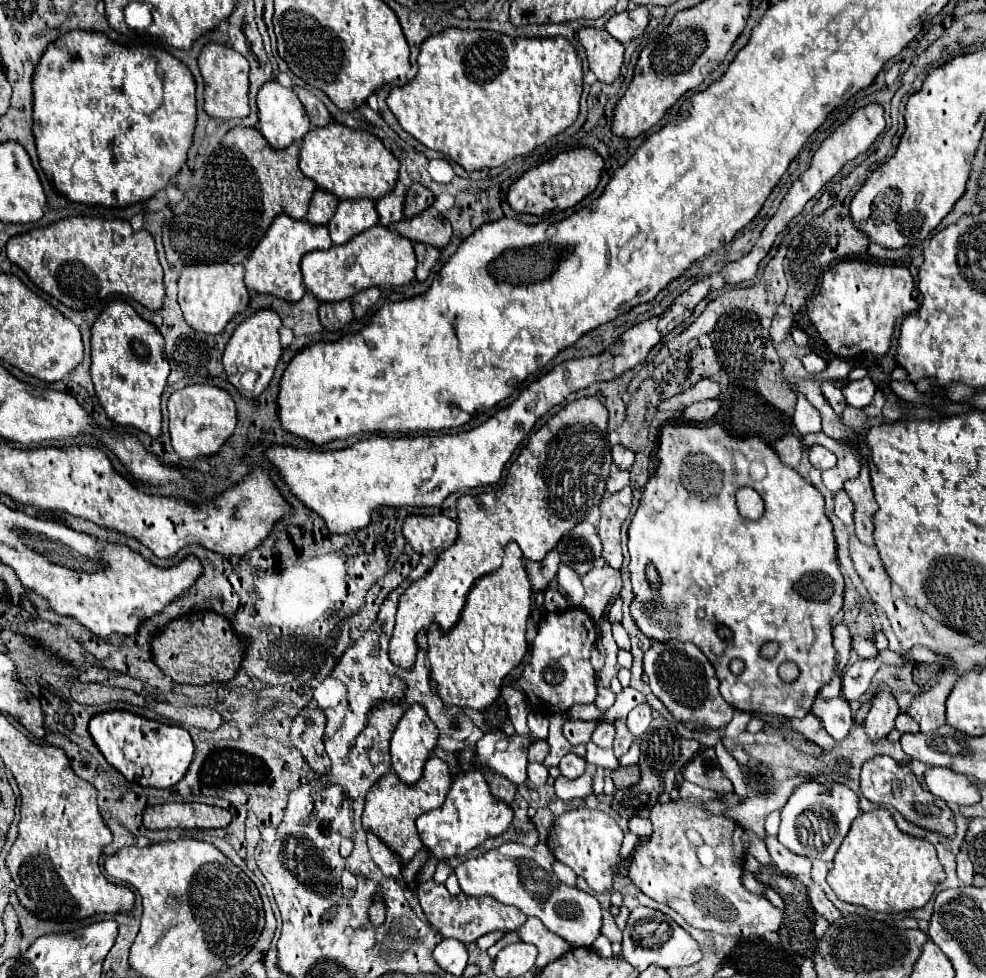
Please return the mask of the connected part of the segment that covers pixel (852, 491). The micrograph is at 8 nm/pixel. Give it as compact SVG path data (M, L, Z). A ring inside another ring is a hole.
M864 457L864 469L860 471L858 479L846 481L844 483L844 491L848 493L848 497L854 503L854 525L856 525L856 537L868 545L874 547L874 523L872 517L878 511L874 493L872 493L872 485L870 485L870 473L868 473L868 463Z

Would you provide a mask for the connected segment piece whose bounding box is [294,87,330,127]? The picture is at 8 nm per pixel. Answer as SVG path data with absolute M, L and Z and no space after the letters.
M294 87L294 91L296 91L298 99L302 101L302 105L304 105L306 113L308 113L312 125L324 127L324 125L330 123L330 115L328 115L328 111L326 111L326 107L322 105L320 99L316 99L310 91L306 91L306 89L302 89L302 87Z

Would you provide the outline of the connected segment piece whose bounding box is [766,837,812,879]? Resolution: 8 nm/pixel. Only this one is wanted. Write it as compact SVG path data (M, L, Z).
M768 837L766 839L766 847L768 847L768 853L774 861L774 865L784 873L784 875L790 875L790 877L806 877L810 875L812 871L812 861L808 857L800 857L800 855L794 855L792 851L784 849L784 845L780 845L776 841L776 837Z

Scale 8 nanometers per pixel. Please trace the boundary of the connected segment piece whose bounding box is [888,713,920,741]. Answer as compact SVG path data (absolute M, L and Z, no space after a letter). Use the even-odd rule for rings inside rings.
M900 713L900 715L896 717L896 727L890 731L888 739L890 739L890 741L898 741L904 733L918 733L918 731L920 731L920 729L918 729L916 721L912 721L912 717L908 717L906 713Z

